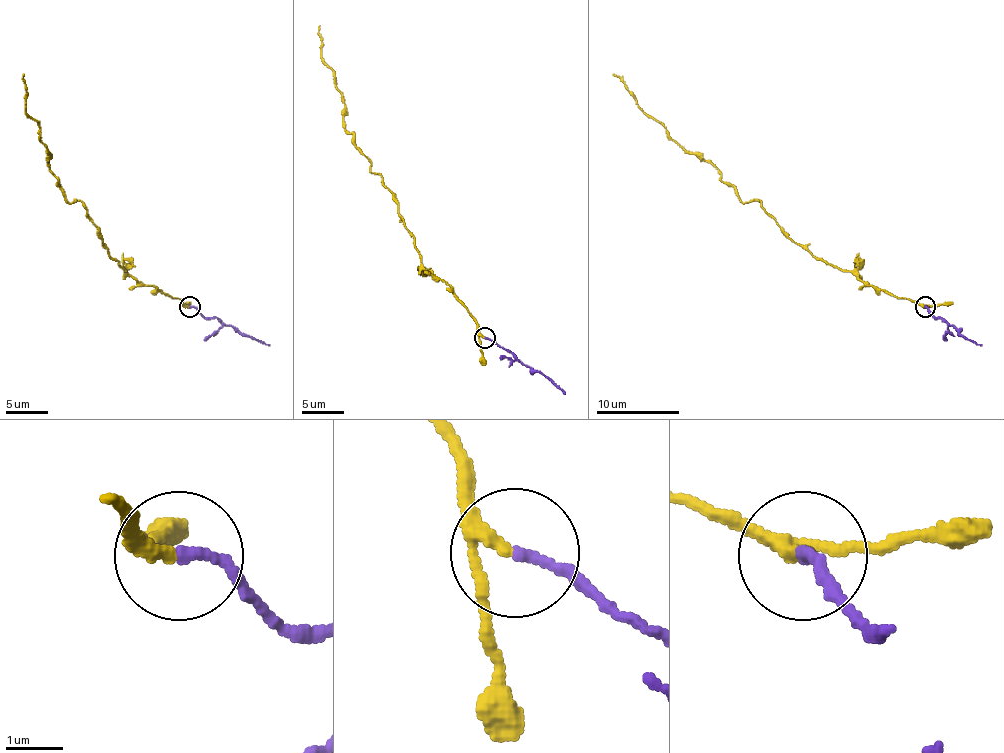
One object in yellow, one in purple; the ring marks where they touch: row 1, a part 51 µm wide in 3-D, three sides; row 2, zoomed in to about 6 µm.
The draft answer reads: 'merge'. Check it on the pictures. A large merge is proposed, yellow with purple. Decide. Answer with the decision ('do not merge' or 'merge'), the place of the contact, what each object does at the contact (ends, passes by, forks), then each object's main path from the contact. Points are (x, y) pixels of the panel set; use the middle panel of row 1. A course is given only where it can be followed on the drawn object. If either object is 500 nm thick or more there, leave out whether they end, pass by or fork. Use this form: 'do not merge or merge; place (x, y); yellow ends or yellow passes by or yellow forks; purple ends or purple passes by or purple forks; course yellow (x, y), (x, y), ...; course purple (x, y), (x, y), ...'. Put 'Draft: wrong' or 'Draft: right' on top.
Draft: wrong
do not merge; place (485, 338); yellow passes by; purple ends; course yellow (484, 337), (449, 285), (422, 264), (395, 195), (345, 129), (345, 100), (322, 56), (320, 25); course purple (484, 337), (524, 364), (542, 372), (565, 393)

